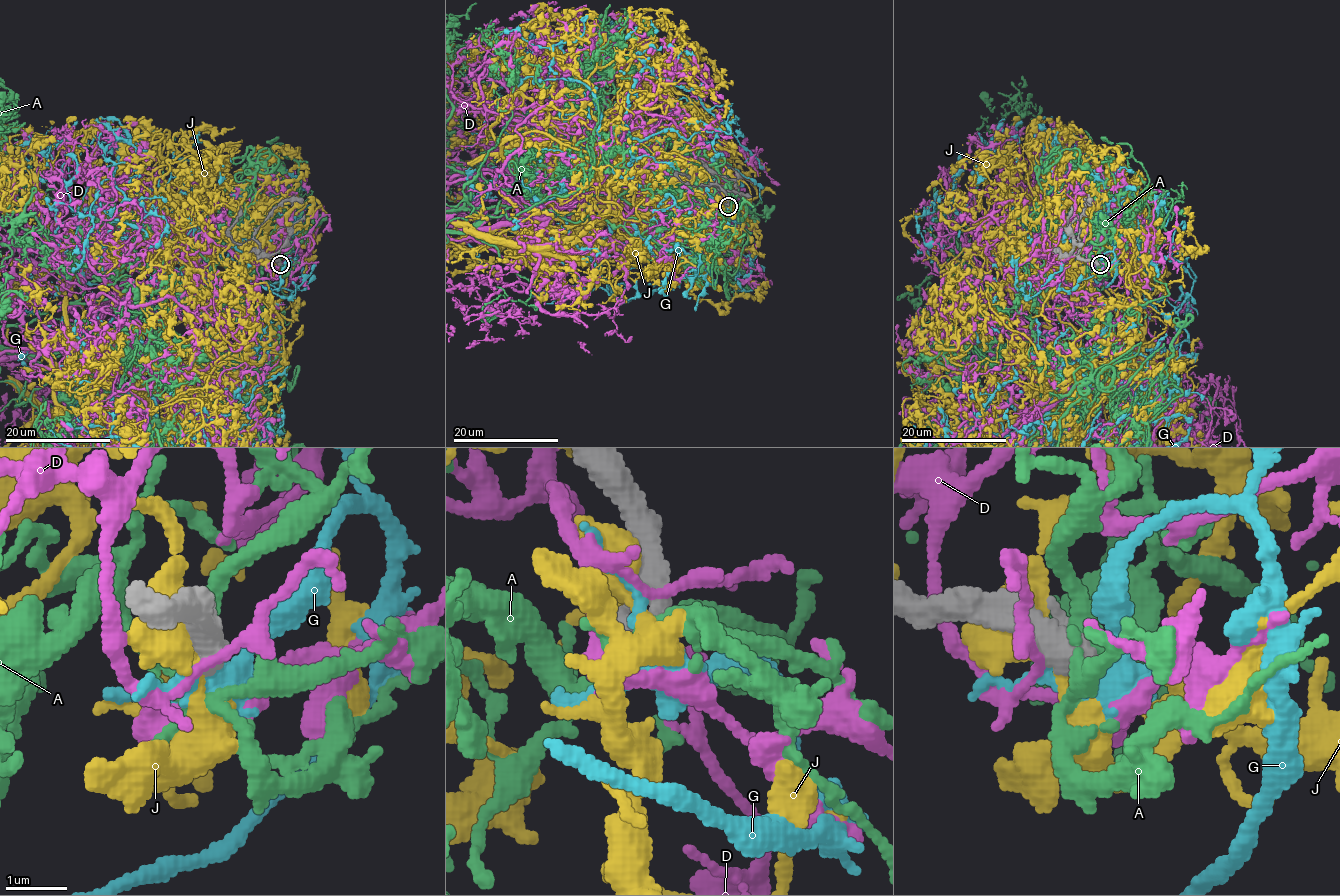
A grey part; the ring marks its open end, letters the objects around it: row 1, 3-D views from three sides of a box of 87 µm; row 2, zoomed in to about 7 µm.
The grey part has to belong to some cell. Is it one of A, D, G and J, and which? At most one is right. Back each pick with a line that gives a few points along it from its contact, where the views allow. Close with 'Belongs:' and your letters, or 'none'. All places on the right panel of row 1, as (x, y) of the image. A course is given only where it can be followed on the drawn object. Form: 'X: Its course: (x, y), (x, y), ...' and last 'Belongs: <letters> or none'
Belongs: none

